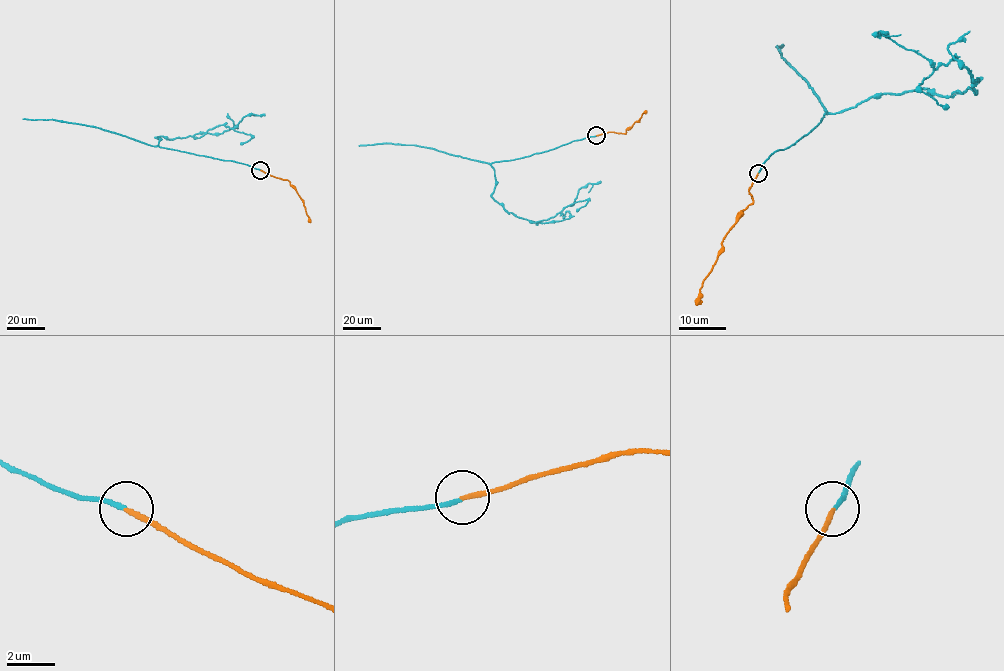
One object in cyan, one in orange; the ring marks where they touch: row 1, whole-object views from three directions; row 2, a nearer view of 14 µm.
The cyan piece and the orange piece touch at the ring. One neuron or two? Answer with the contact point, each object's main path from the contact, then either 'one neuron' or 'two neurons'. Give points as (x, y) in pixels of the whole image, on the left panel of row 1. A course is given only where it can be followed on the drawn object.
place (260, 170); course cyan (260, 170), (155, 146), (155, 137), (199, 138), (252, 114); course orange (260, 170), (289, 181), (303, 202), (310, 222); one neuron

